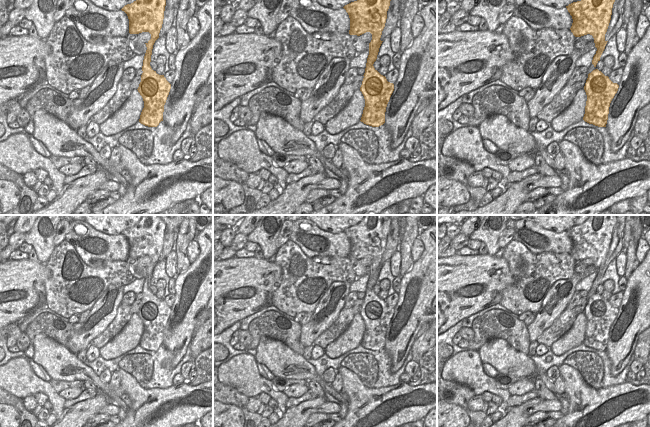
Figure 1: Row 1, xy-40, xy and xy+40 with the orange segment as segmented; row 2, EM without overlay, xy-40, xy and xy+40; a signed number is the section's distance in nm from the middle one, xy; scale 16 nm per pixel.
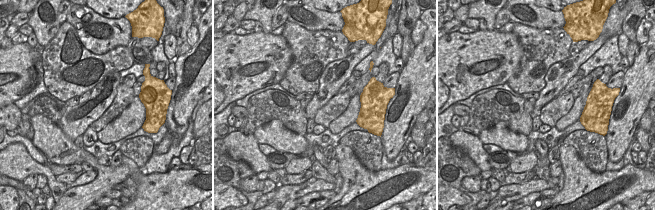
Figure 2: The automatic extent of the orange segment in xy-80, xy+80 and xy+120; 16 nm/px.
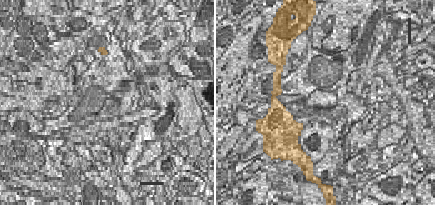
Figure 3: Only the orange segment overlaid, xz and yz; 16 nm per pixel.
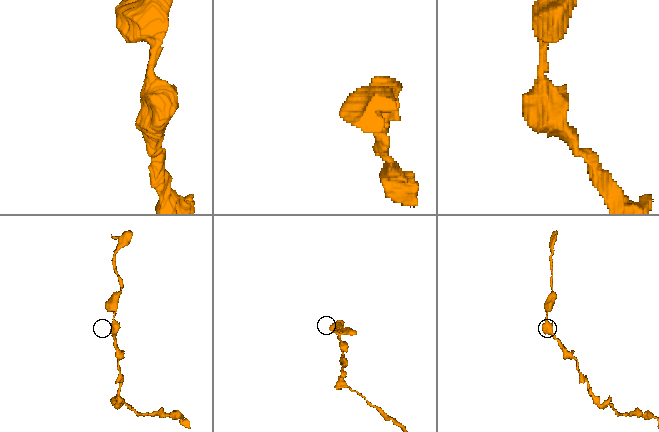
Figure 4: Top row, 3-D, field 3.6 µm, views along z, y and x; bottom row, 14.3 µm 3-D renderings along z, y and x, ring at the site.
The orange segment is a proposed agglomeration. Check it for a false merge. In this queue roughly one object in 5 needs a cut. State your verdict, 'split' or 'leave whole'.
leave whole

